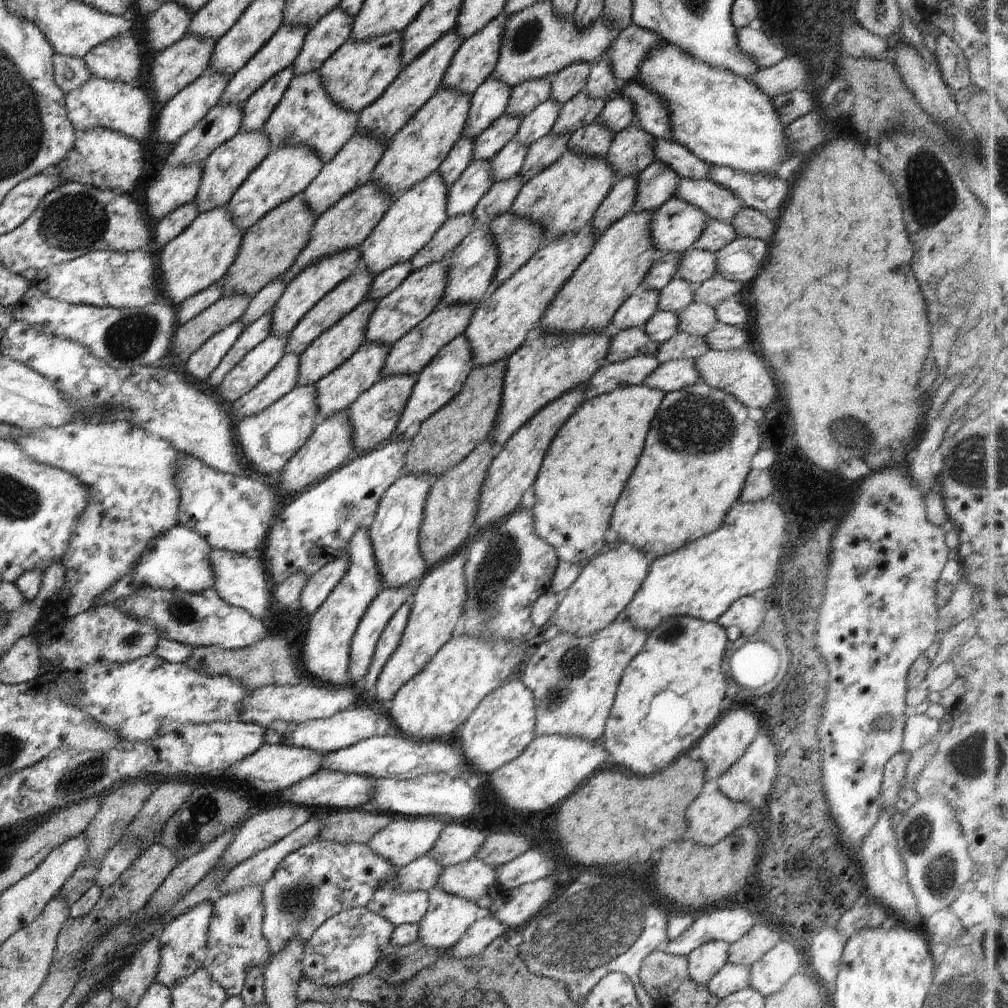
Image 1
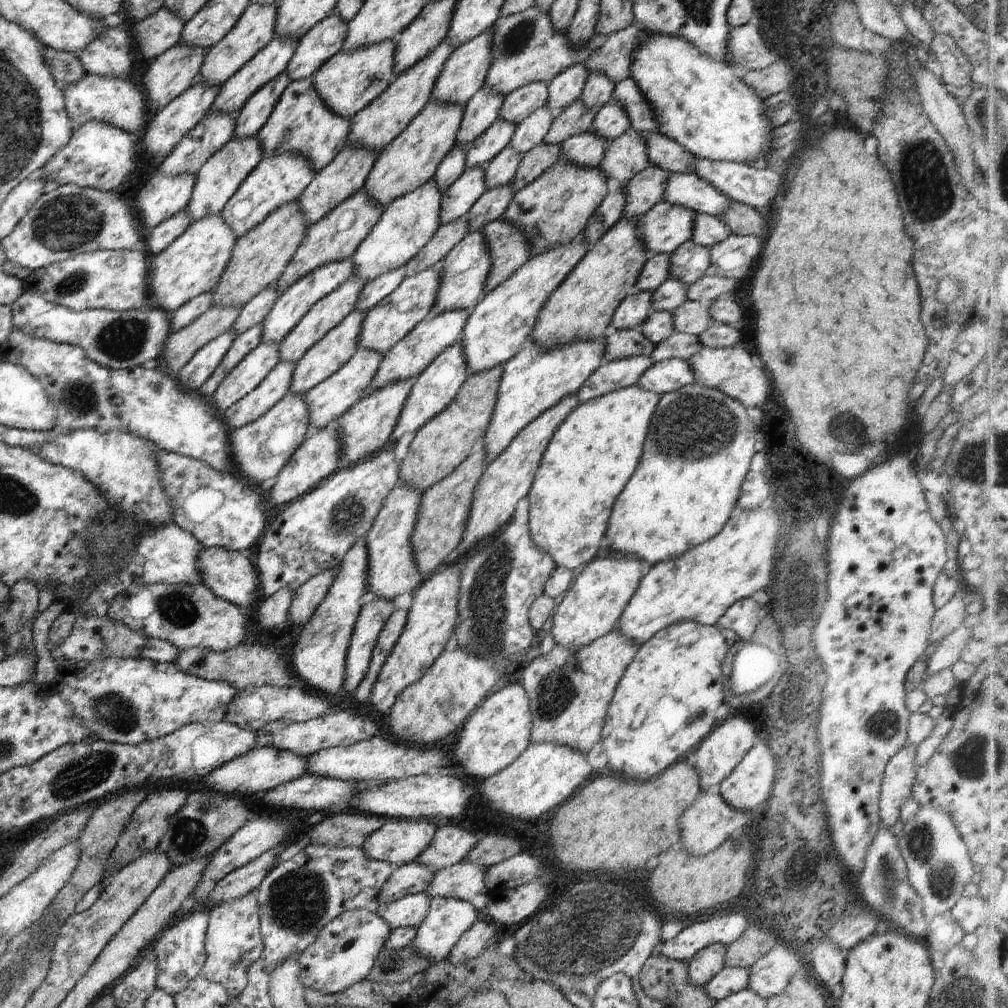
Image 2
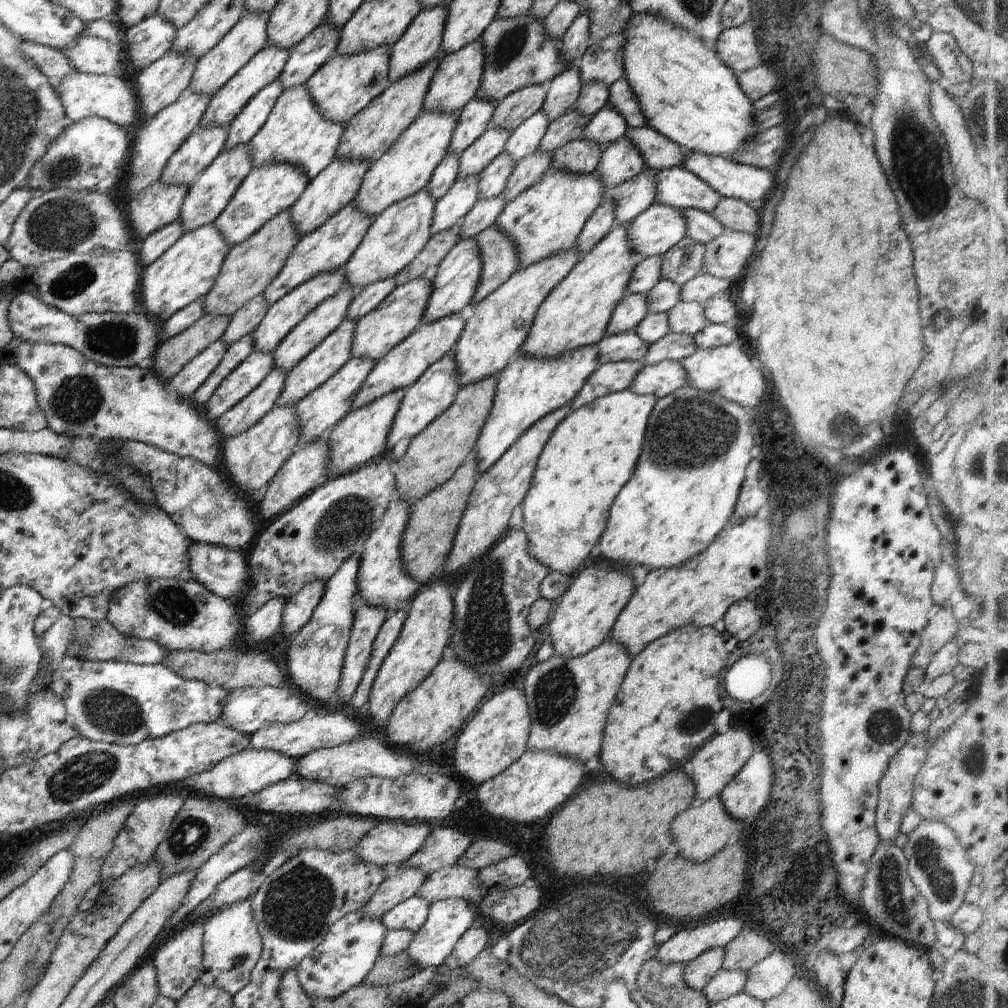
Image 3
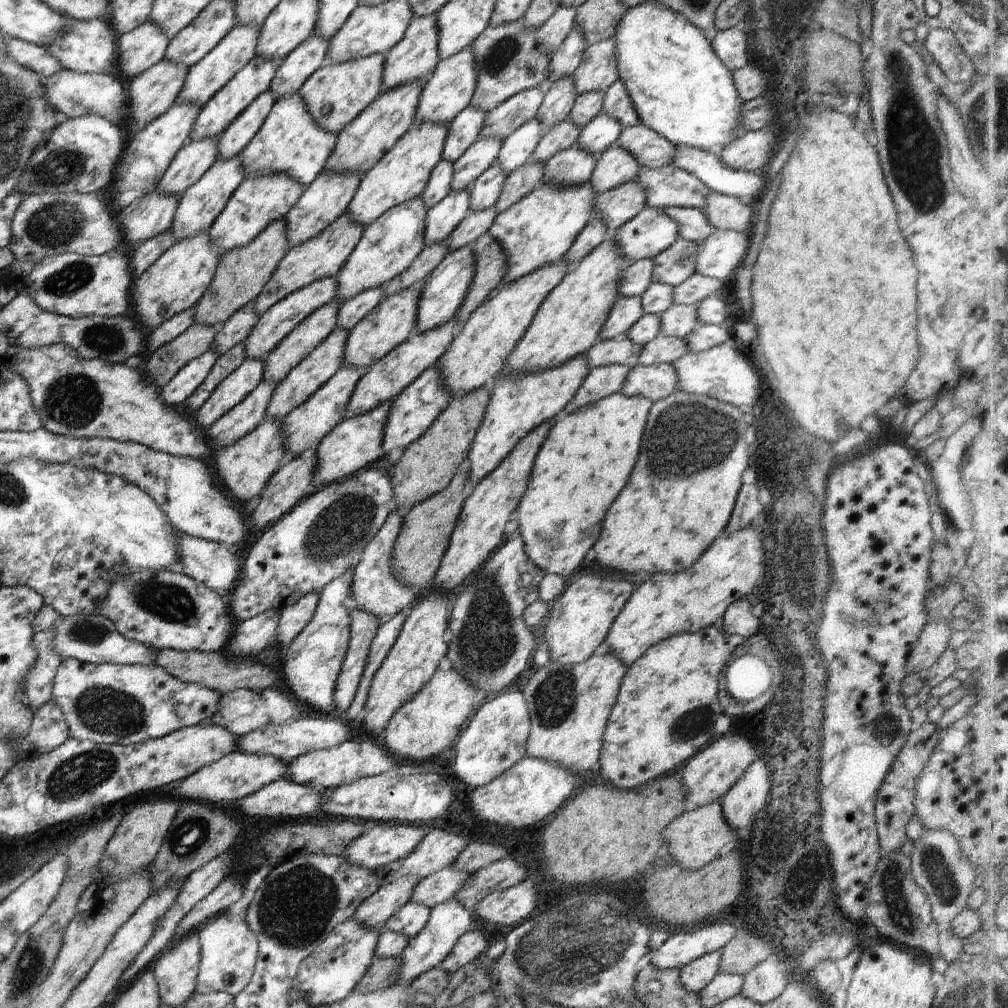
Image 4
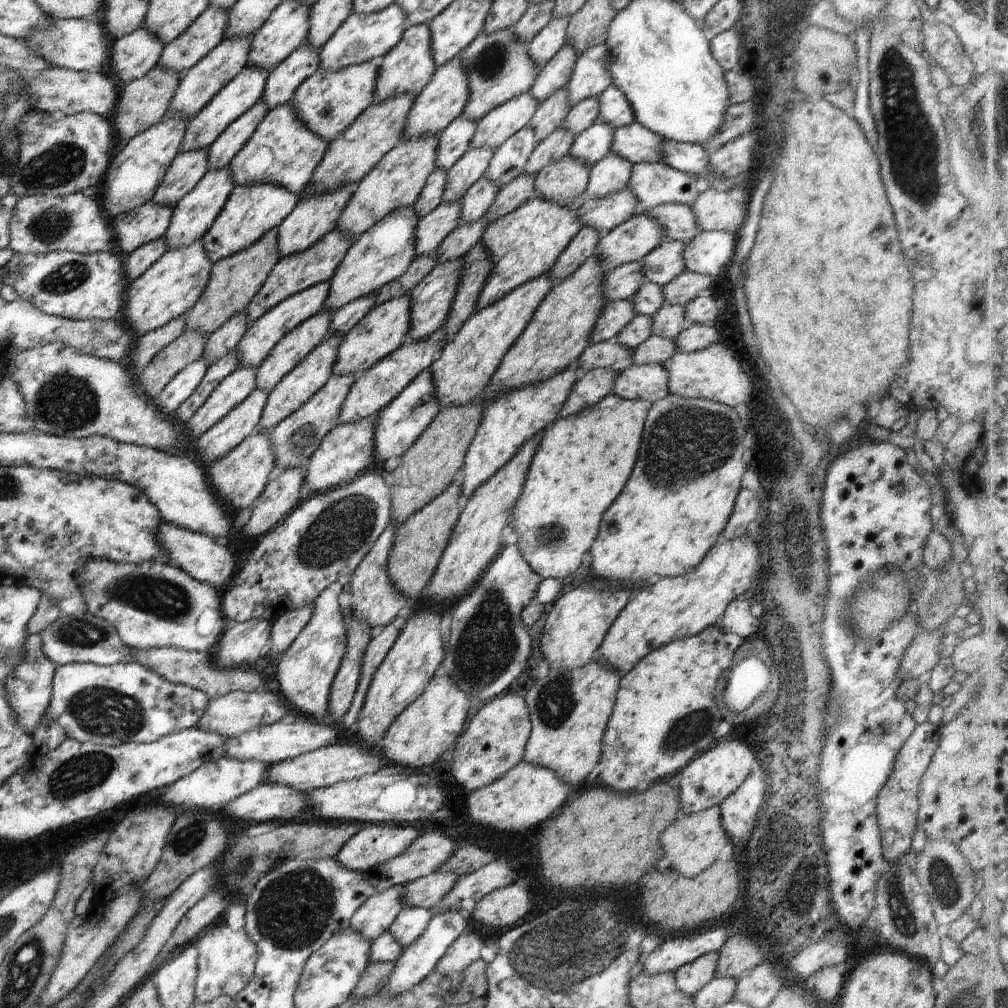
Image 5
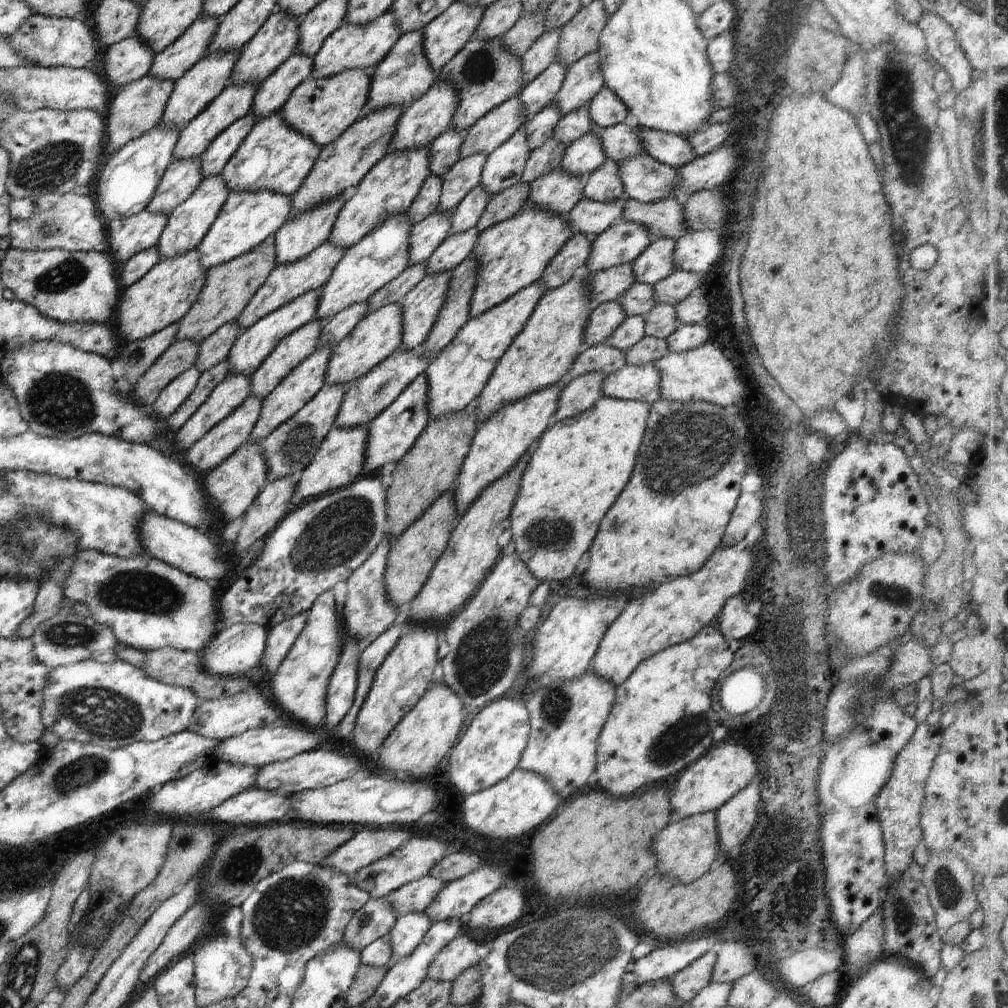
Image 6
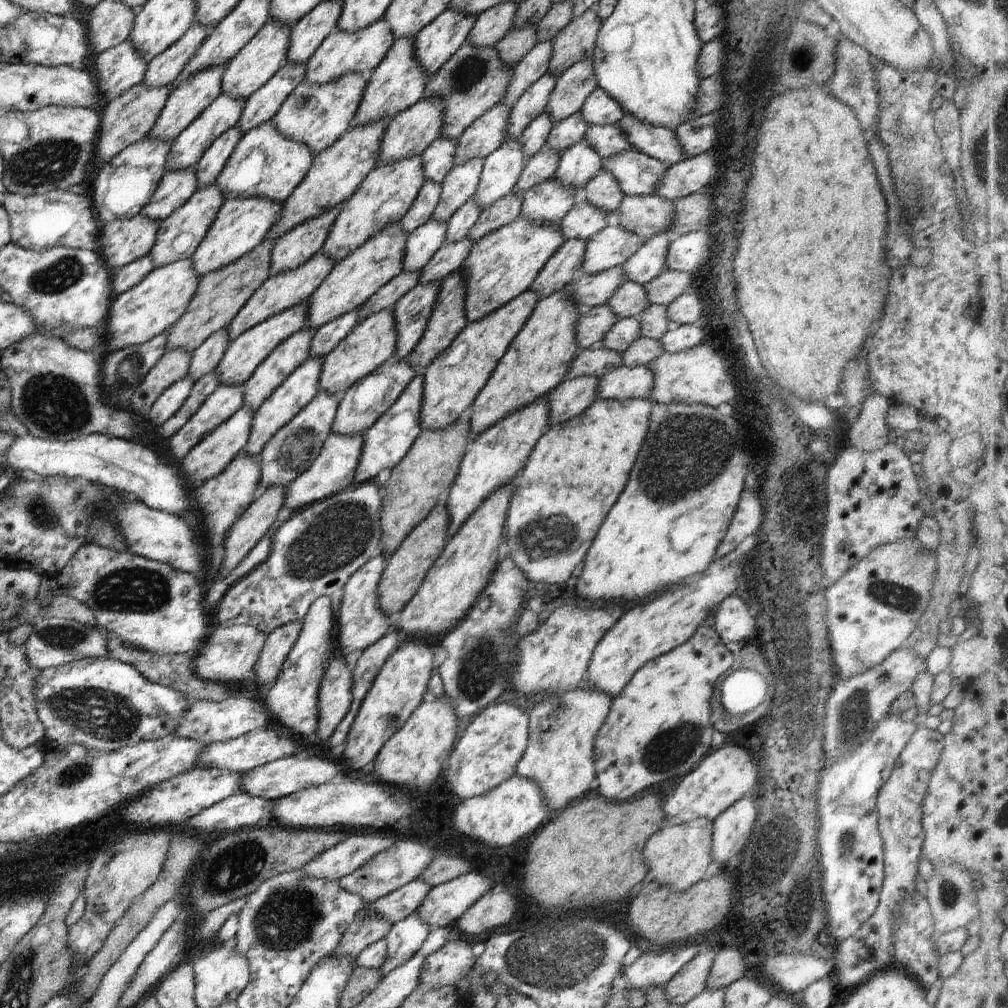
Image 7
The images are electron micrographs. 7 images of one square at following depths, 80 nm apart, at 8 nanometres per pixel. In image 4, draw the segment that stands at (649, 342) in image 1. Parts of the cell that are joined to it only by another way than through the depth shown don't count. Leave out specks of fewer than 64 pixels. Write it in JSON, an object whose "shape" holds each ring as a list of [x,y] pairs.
{"shape":[[[622,336],[598,341],[585,352],[585,358],[590,369],[606,365],[620,365],[631,369],[639,364],[641,348]]]}

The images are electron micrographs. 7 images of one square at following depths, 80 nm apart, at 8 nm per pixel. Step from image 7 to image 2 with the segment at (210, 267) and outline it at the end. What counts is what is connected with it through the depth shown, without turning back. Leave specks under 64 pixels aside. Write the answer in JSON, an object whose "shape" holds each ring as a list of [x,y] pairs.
{"shape":[[[282,153],[262,159],[219,214],[230,227],[232,234],[237,239],[242,238],[255,226],[264,222],[276,209],[296,201],[312,182],[315,174],[309,162],[298,154]]]}

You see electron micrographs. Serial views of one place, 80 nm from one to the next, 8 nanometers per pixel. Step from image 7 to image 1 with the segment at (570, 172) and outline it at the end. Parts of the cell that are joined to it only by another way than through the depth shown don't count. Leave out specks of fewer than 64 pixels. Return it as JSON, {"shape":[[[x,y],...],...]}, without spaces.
{"shape":[[[614,95],[608,100],[595,122],[614,134],[619,133],[634,124],[633,103],[627,98]]]}

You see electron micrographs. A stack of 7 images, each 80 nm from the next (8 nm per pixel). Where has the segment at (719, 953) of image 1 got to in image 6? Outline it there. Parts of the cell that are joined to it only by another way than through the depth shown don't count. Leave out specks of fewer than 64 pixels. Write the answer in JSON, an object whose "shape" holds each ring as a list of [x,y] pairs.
{"shape":[[[714,951],[708,952],[693,960],[686,968],[673,974],[669,979],[672,992],[684,1002],[691,1001],[696,994],[704,990],[711,982],[711,974],[717,956]]]}

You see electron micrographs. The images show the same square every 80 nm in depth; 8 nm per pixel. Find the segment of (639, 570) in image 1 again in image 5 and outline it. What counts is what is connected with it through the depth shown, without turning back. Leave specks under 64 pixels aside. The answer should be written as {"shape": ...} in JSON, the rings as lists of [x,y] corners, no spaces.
{"shape":[[[592,585],[575,588],[558,597],[548,611],[549,617],[542,622],[539,651],[542,652],[543,660],[551,669],[561,671],[586,666],[592,661],[592,654],[599,649],[608,629],[629,600],[630,590],[595,590]]]}

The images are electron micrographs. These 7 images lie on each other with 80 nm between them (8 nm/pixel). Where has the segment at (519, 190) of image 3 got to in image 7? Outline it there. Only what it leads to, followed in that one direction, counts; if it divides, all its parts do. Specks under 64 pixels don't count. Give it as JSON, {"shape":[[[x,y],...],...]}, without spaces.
{"shape":[[[512,192],[494,204],[484,207],[476,224],[470,229],[468,238],[475,243],[484,235],[515,222],[521,216],[523,196],[523,192]]]}

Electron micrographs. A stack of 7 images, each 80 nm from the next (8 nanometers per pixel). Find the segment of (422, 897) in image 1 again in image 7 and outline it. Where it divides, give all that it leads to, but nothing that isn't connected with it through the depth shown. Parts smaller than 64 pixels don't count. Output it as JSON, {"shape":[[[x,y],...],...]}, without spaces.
{"shape":[[[416,913],[392,925],[384,938],[387,942],[387,957],[379,968],[383,978],[396,967],[408,962],[420,950],[430,930],[432,928],[422,922]]]}

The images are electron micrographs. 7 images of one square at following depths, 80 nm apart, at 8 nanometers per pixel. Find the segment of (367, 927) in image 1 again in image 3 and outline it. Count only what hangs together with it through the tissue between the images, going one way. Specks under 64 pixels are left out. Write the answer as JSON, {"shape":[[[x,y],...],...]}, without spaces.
{"shape":[[[360,911],[347,914],[328,929],[323,941],[296,968],[305,993],[314,999],[335,999],[363,982],[381,953],[387,928],[382,921],[364,917]]]}

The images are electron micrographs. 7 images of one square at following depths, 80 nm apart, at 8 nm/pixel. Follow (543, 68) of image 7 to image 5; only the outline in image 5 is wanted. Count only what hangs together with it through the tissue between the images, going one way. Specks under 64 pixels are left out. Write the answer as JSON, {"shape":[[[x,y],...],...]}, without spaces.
{"shape":[[[552,19],[527,45],[527,53],[539,69],[566,44],[568,19]]]}

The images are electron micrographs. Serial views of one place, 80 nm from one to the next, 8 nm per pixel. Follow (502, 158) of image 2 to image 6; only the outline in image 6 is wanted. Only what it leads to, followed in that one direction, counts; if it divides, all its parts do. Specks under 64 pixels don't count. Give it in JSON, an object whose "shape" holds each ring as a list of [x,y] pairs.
{"shape":[[[480,186],[473,188],[453,210],[450,234],[455,235],[474,228],[489,203],[490,196],[492,195],[489,195]]]}

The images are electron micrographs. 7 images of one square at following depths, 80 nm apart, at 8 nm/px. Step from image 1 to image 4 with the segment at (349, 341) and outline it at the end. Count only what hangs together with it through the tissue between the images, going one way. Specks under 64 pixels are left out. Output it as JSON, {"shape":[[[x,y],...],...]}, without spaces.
{"shape":[[[336,328],[324,339],[324,343],[320,343],[306,358],[300,361],[298,366],[295,366],[285,377],[282,382],[279,382],[274,389],[271,396],[268,408],[266,411],[266,418],[282,420],[289,412],[292,412],[296,407],[304,404],[308,398],[310,398],[314,392],[316,392],[321,386],[324,386],[325,382],[328,382],[329,378],[332,378],[333,374],[336,374],[337,370],[340,370],[345,340],[350,331],[345,329]]]}

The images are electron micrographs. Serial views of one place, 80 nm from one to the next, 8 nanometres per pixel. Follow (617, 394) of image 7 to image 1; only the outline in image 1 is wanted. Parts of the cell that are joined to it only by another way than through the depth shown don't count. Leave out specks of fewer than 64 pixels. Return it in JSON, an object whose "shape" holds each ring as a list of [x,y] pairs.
{"shape":[[[674,359],[658,365],[643,380],[643,384],[646,387],[669,393],[692,386],[700,378],[701,376],[693,360]]]}

